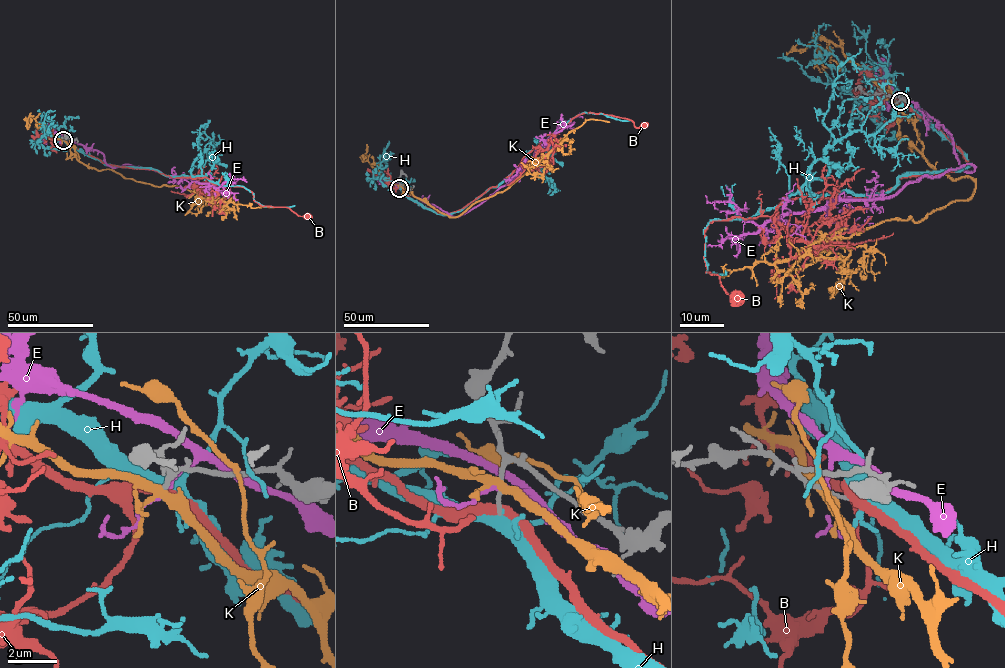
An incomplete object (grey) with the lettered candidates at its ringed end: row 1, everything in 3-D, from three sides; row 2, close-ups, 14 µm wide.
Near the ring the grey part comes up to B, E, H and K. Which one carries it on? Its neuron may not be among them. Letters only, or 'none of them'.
H

